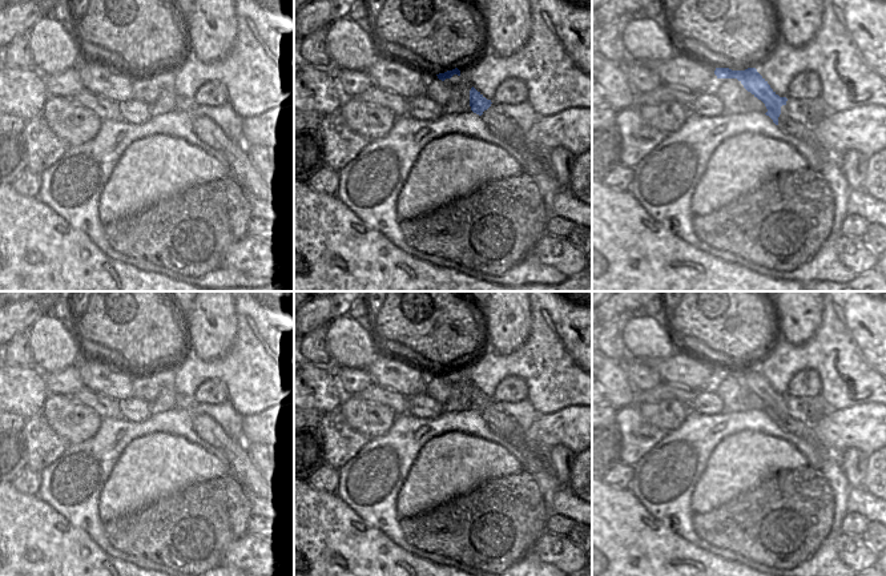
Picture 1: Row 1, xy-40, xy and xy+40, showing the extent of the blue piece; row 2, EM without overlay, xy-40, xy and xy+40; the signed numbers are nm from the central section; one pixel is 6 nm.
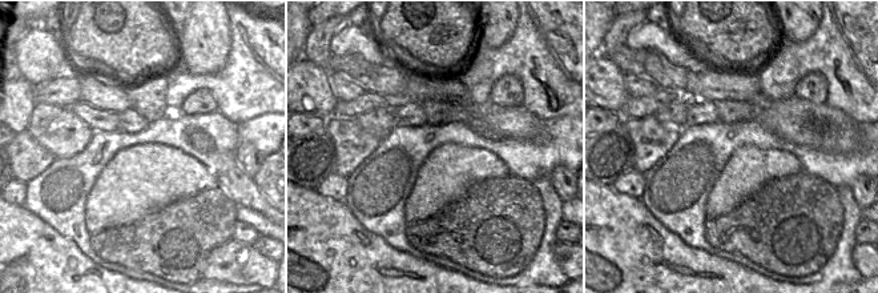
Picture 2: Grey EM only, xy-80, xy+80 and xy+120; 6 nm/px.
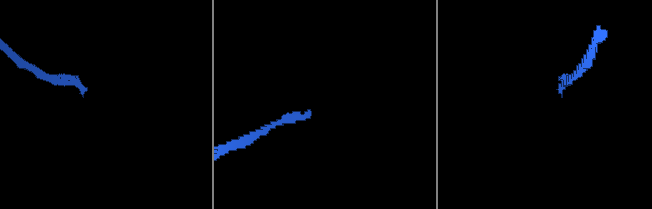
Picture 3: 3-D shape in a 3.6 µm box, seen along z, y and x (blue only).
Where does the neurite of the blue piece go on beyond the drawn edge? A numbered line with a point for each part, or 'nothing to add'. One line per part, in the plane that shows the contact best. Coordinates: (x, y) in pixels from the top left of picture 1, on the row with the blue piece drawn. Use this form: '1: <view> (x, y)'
1: xy+40 (786, 123)

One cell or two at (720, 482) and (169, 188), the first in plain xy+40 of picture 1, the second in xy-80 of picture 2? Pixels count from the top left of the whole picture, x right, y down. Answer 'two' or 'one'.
one

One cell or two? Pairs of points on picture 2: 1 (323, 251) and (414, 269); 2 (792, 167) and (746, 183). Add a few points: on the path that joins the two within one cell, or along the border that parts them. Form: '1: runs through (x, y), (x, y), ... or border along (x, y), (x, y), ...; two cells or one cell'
1: runs through (346, 265), (391, 265); one cell
2: runs through (781, 167), (762, 167), (757, 172); one cell

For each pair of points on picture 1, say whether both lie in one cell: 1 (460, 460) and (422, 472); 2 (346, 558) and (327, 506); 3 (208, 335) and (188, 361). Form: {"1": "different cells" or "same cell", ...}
{"1": "same cell", "2": "same cell", "3": "different cells"}

